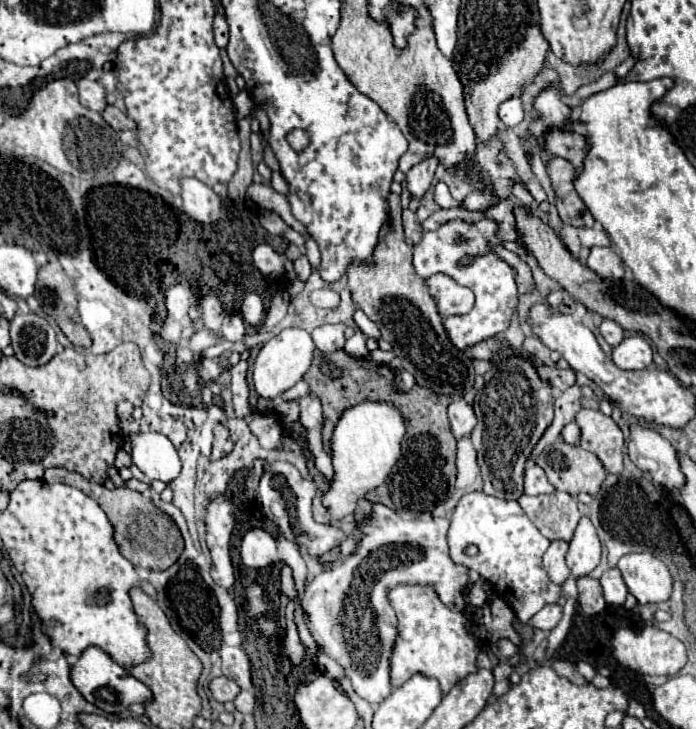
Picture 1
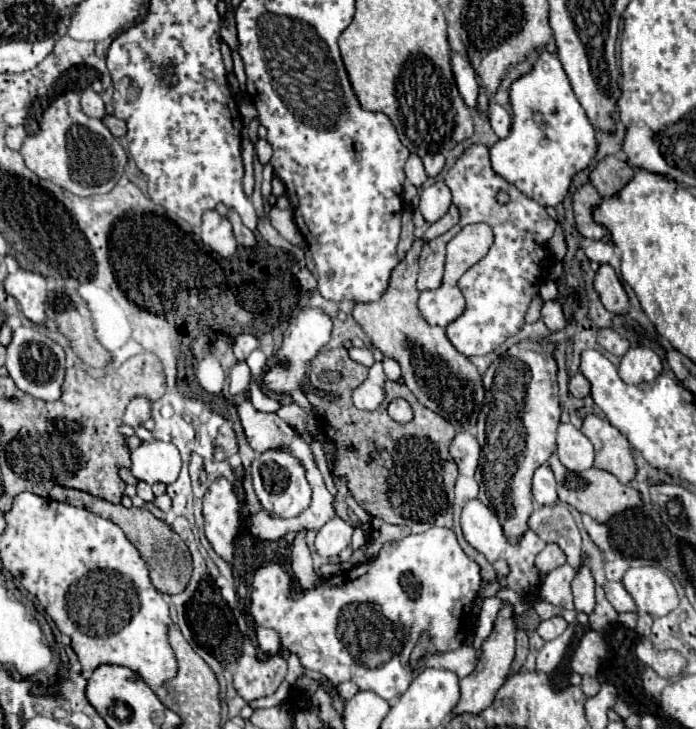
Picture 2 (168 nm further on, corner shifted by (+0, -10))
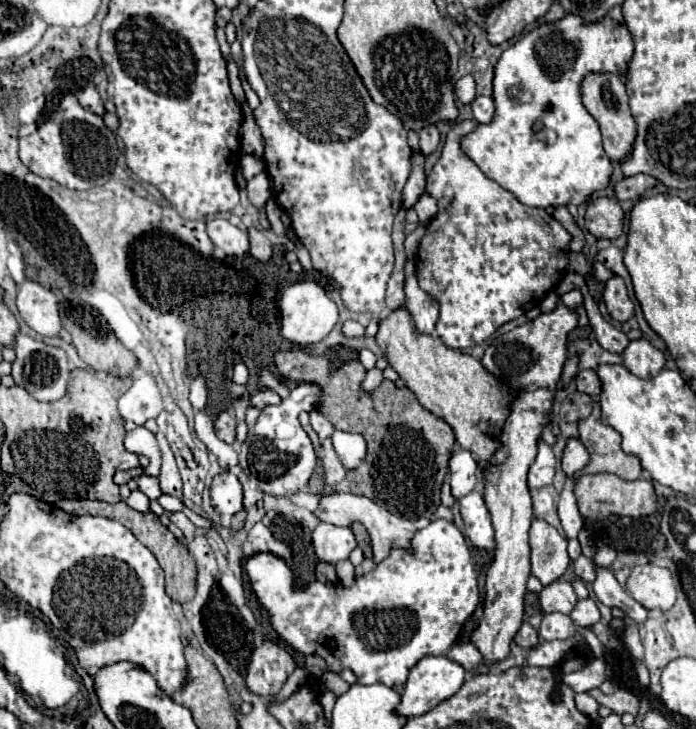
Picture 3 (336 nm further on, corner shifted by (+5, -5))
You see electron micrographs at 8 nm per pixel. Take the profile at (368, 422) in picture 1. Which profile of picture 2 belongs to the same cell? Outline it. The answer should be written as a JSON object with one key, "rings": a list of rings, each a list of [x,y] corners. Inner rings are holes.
{"rings":[[[336,516],[334,520],[326,522],[318,530],[316,544],[314,544],[316,552],[324,558],[336,556],[342,552],[342,548],[346,548],[350,544],[350,536],[352,536],[352,526]]]}

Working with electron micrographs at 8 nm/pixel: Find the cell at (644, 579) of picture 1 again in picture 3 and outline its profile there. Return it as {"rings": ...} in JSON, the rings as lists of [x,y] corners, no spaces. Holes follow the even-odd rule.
{"rings":[[[655,563],[633,567],[627,579],[627,591],[645,609],[661,609],[661,611],[673,607],[677,595],[669,569],[659,567]]]}

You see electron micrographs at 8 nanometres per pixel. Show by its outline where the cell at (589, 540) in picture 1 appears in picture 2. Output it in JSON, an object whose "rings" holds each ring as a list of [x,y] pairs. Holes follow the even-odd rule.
{"rings":[[[582,556],[582,566],[576,570],[572,580],[572,594],[576,610],[590,614],[594,608],[594,576],[586,564],[586,556]]]}

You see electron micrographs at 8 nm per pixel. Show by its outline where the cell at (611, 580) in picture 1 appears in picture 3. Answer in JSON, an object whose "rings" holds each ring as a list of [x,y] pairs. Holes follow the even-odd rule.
{"rings":[[[597,569],[597,579],[593,583],[593,591],[595,591],[595,597],[603,605],[619,607],[637,623],[643,623],[647,619],[649,611],[643,605],[639,605],[633,597],[629,597],[629,593],[623,587],[619,587],[615,575],[609,569]]]}

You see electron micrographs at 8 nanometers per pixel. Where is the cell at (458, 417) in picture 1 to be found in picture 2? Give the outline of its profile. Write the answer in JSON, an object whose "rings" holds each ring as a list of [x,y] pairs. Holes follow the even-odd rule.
{"rings":[[[460,430],[452,440],[450,454],[462,474],[474,476],[474,470],[476,470],[478,458],[480,458],[480,446],[478,446],[474,434],[470,434],[468,430]]]}

